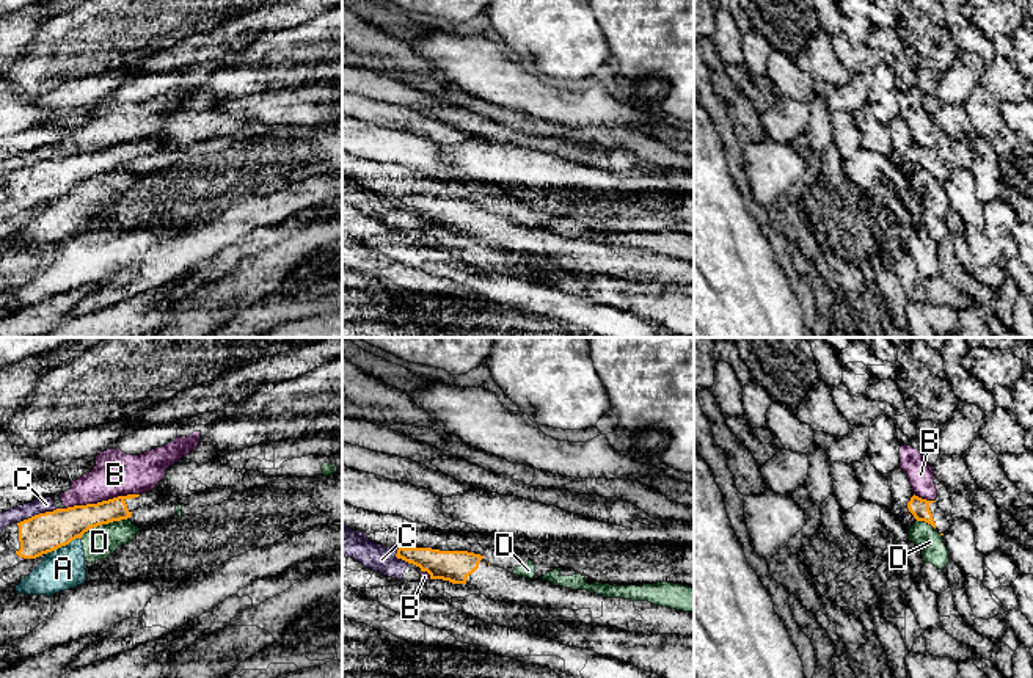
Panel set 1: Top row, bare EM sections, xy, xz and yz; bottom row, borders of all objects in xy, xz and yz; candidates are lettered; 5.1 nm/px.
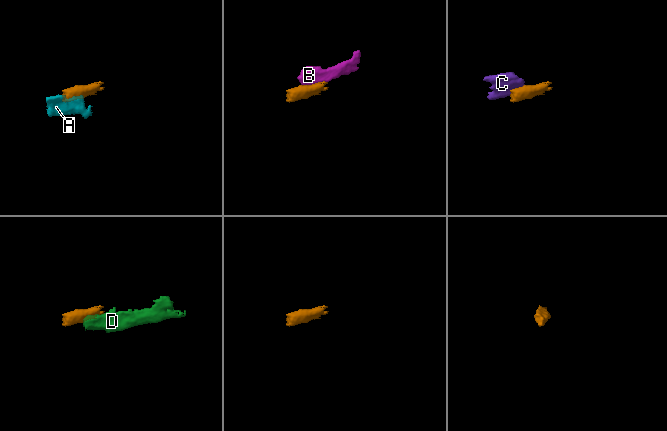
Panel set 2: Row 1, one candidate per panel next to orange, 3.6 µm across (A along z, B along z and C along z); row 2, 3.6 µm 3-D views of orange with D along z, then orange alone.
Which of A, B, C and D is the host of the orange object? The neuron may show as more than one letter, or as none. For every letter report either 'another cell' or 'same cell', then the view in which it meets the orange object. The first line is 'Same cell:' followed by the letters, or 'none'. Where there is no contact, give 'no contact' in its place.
Same cell: none
A: another cell; contact in xy
B: another cell; contact in xy
C: another cell; contact in xy
D: another cell; contact in xy

